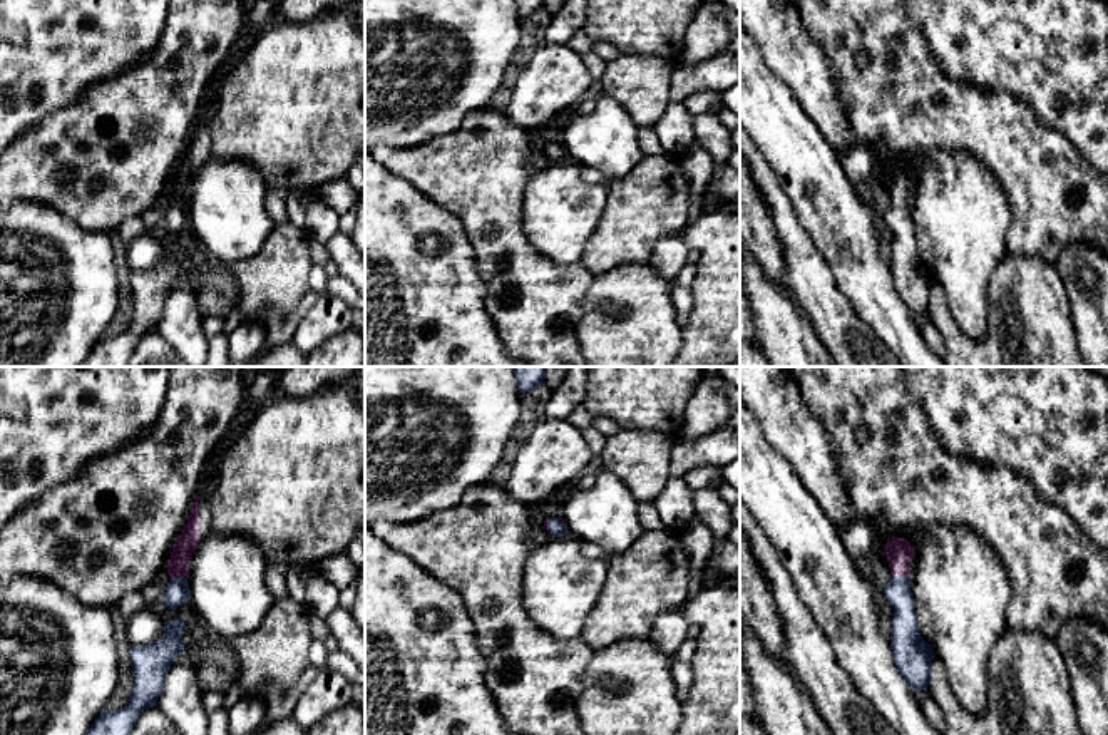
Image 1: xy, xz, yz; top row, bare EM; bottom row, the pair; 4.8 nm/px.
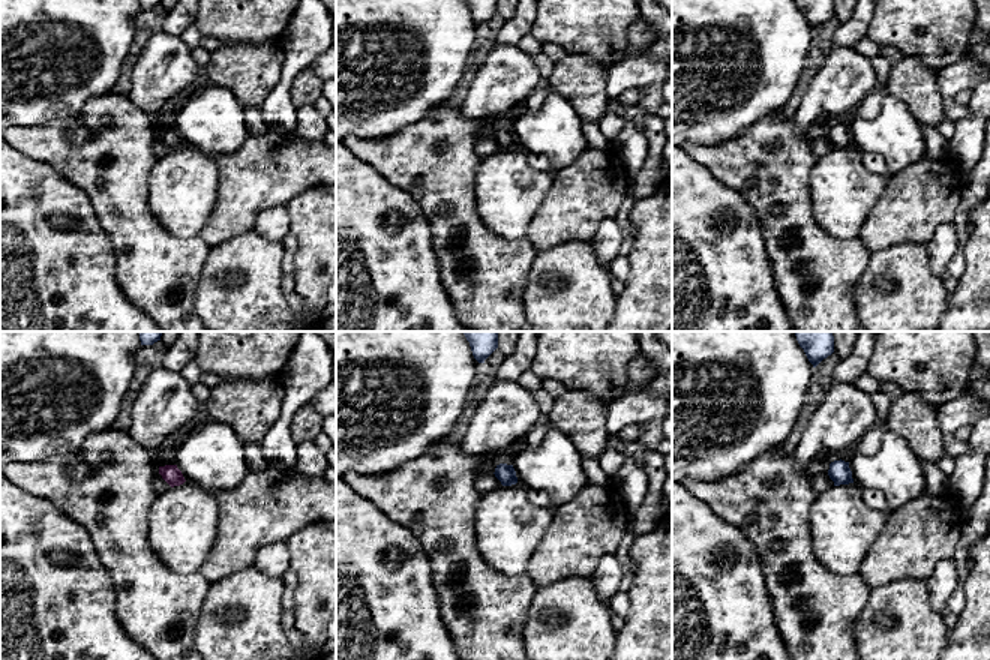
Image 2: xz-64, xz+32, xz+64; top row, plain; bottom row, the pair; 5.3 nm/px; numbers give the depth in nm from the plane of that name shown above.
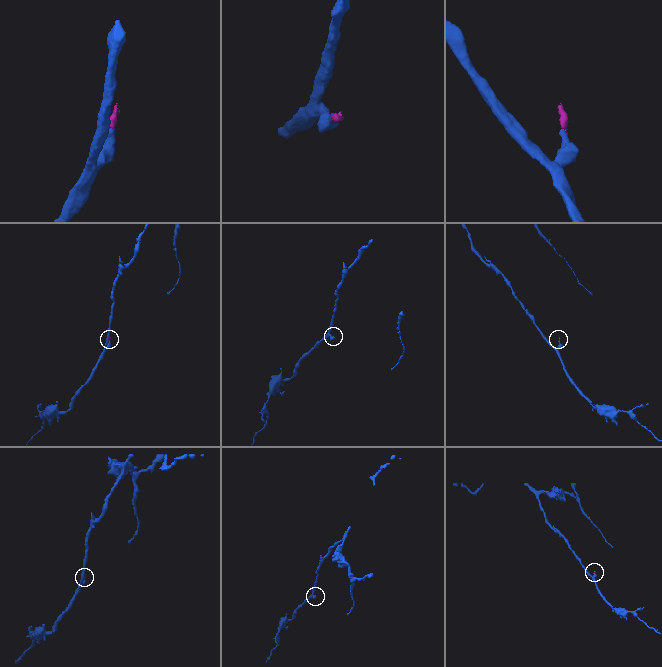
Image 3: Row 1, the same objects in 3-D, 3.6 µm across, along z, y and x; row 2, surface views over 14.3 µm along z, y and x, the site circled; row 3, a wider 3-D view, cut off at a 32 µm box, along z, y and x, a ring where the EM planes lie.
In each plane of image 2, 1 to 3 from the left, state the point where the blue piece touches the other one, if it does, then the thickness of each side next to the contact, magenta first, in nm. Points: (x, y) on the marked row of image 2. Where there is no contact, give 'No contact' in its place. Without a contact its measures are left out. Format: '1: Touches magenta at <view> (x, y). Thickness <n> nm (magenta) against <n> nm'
1: No contact
2: No contact
3: No contact

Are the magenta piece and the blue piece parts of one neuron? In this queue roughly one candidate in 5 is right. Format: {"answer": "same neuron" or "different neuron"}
{"answer": "same neuron"}

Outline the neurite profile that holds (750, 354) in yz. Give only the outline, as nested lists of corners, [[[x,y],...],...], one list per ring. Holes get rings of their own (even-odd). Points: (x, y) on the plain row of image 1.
[[[740,342],[740,367],[772,367],[760,343]]]

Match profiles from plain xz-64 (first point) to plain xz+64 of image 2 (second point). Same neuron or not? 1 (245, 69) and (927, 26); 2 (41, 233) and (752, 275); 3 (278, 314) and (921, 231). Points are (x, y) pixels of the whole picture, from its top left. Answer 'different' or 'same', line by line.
1: different
2: same
3: different

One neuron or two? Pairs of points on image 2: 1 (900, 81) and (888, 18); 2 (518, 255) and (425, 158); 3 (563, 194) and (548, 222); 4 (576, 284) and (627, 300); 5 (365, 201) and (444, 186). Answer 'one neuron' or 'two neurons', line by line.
1: two neurons
2: one neuron
3: one neuron
4: two neurons
5: two neurons

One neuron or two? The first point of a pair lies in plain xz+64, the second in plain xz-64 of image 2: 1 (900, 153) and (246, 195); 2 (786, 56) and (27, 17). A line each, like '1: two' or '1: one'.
1: two
2: one

